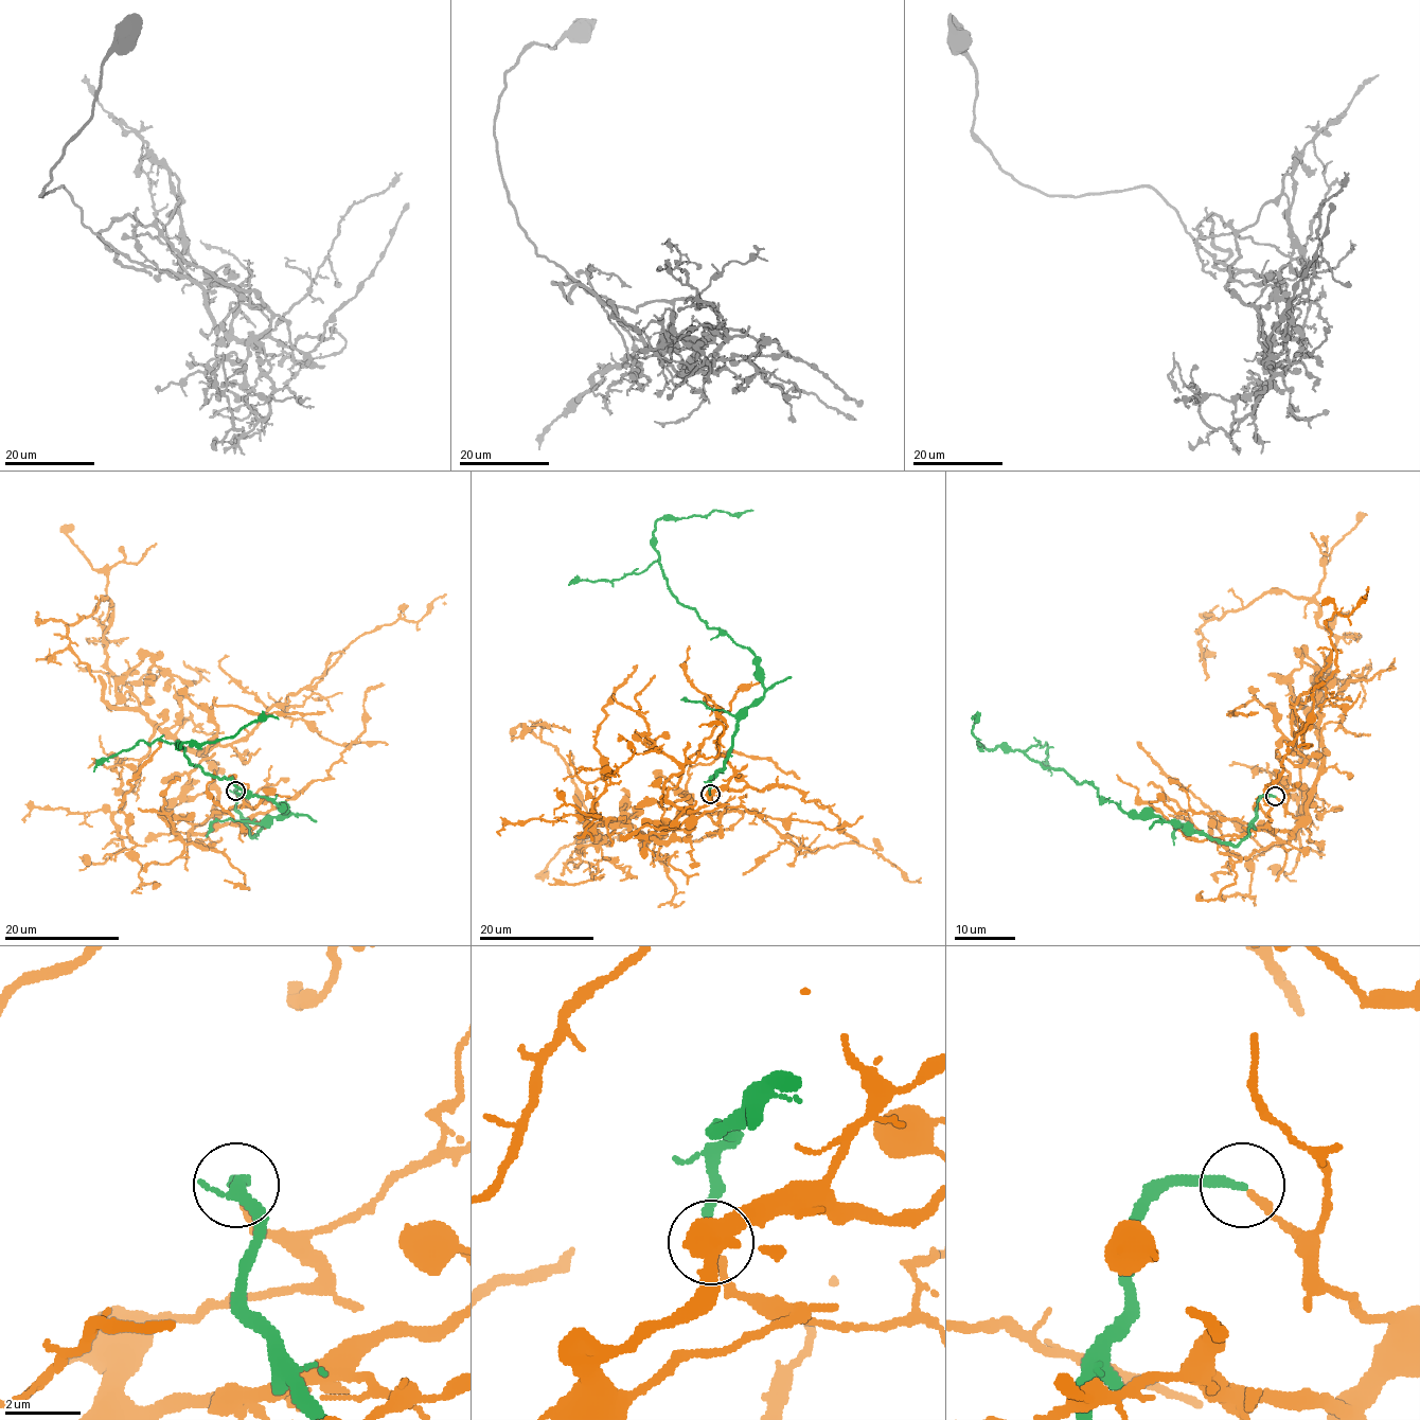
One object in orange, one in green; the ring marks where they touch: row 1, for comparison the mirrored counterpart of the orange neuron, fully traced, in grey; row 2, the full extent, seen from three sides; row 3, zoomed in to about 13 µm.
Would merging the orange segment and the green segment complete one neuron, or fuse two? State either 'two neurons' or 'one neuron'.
two neurons

